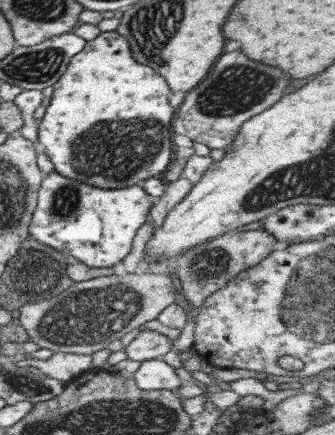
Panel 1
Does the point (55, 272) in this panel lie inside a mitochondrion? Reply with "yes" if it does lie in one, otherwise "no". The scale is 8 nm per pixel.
yes

